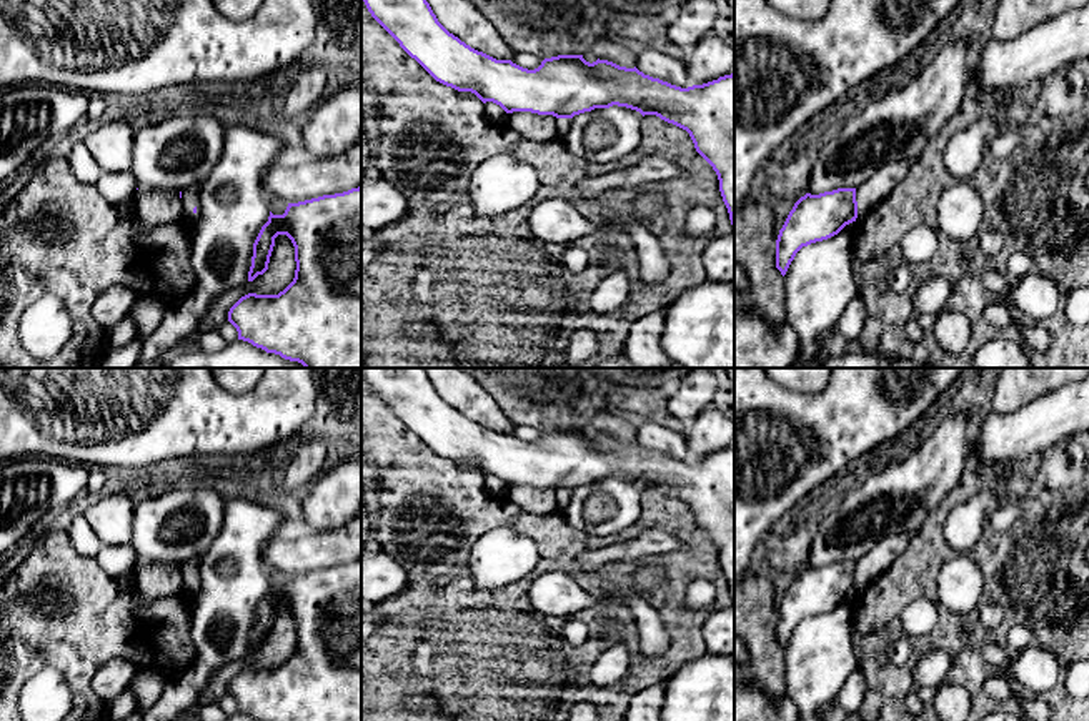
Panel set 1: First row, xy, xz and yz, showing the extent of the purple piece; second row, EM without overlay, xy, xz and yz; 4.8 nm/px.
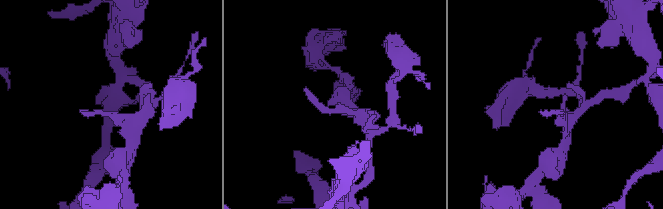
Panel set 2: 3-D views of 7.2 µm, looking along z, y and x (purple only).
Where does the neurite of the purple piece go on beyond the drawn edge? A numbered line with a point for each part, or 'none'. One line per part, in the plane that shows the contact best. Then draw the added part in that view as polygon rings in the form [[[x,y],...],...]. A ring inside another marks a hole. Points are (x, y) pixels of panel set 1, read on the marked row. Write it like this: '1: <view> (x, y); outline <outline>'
none

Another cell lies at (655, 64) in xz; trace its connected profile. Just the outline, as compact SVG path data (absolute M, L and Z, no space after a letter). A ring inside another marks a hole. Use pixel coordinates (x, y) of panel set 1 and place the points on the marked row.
M643 48L638 52L636 68L644 75L681 88L694 85L683 60L651 48Z

